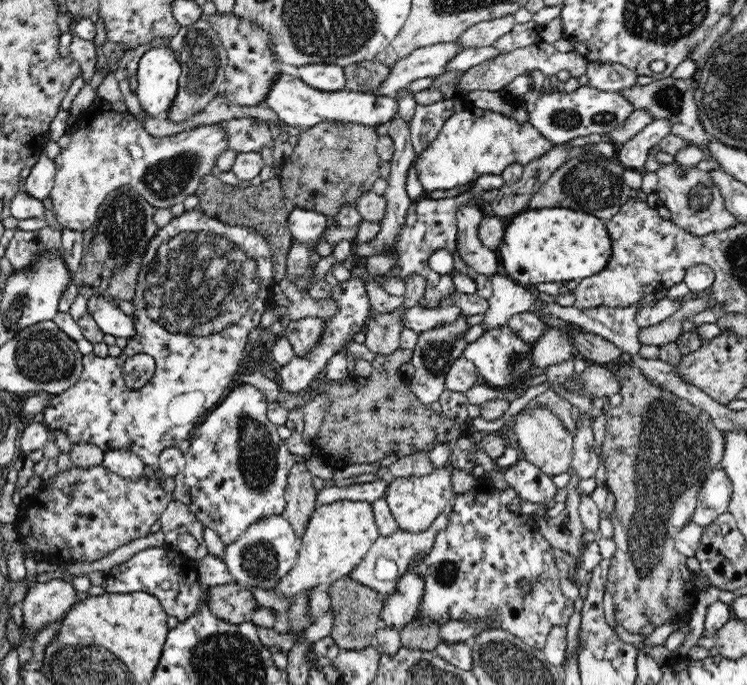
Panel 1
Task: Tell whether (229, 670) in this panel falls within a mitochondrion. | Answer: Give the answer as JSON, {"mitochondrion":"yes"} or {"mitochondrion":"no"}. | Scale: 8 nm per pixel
{"mitochondrion":"yes"}

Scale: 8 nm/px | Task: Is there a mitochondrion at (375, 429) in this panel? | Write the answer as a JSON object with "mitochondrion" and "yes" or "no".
{"mitochondrion":"no"}

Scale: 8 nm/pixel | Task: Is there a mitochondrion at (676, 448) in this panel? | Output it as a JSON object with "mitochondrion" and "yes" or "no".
{"mitochondrion":"yes"}

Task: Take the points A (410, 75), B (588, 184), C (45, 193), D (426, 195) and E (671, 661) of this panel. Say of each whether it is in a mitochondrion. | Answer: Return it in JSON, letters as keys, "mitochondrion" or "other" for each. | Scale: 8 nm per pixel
{"A":"other","B":"mitochondrion","C":"other","D":"other","E":"other"}

